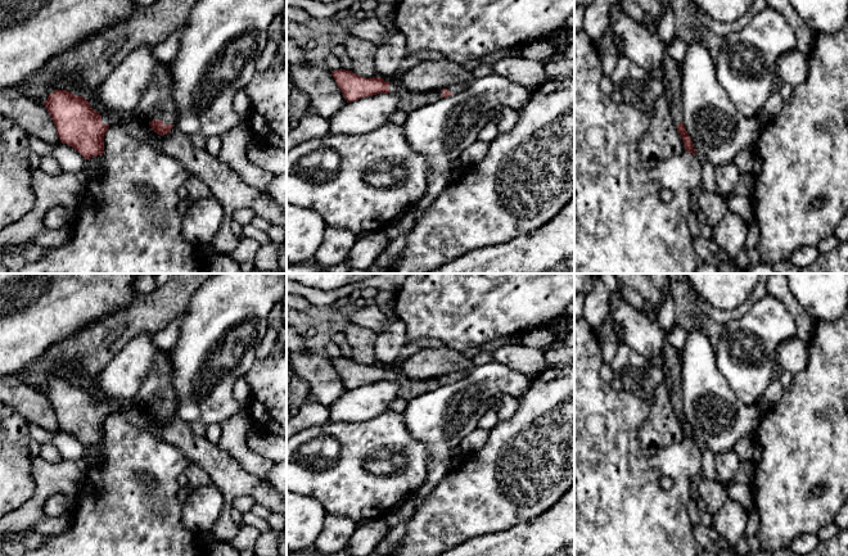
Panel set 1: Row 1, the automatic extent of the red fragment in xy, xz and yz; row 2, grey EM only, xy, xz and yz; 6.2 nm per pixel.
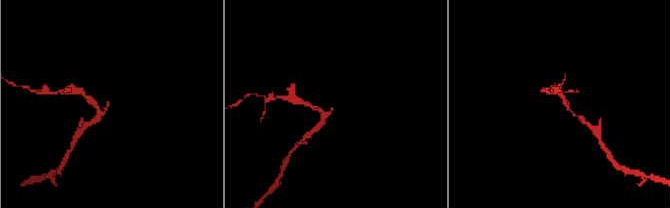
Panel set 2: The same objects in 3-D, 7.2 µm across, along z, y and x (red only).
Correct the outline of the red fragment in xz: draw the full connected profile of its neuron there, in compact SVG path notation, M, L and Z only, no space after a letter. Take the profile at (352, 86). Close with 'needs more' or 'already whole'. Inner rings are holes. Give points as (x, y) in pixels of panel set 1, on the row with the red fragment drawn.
M342 68L331 71L331 74L347 103L365 96L389 92L389 82L380 77L365 78Z; already whole

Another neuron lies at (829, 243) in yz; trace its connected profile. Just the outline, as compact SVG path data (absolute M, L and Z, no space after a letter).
M831 235L831 236L827 236L827 238L820 240L818 244L816 245L816 248L820 254L824 254L824 253L833 250L839 244L840 244L840 240L835 235Z

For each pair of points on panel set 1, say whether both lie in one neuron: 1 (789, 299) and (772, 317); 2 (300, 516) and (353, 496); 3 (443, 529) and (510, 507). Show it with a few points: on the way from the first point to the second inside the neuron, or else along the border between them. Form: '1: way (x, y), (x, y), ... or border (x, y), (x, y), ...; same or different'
1: border (767, 293), (784, 304), (794, 321), (795, 333); different
2: border (300, 493), (316, 498), (328, 514); different
3: way (460, 512), (465, 507), (494, 507); same

